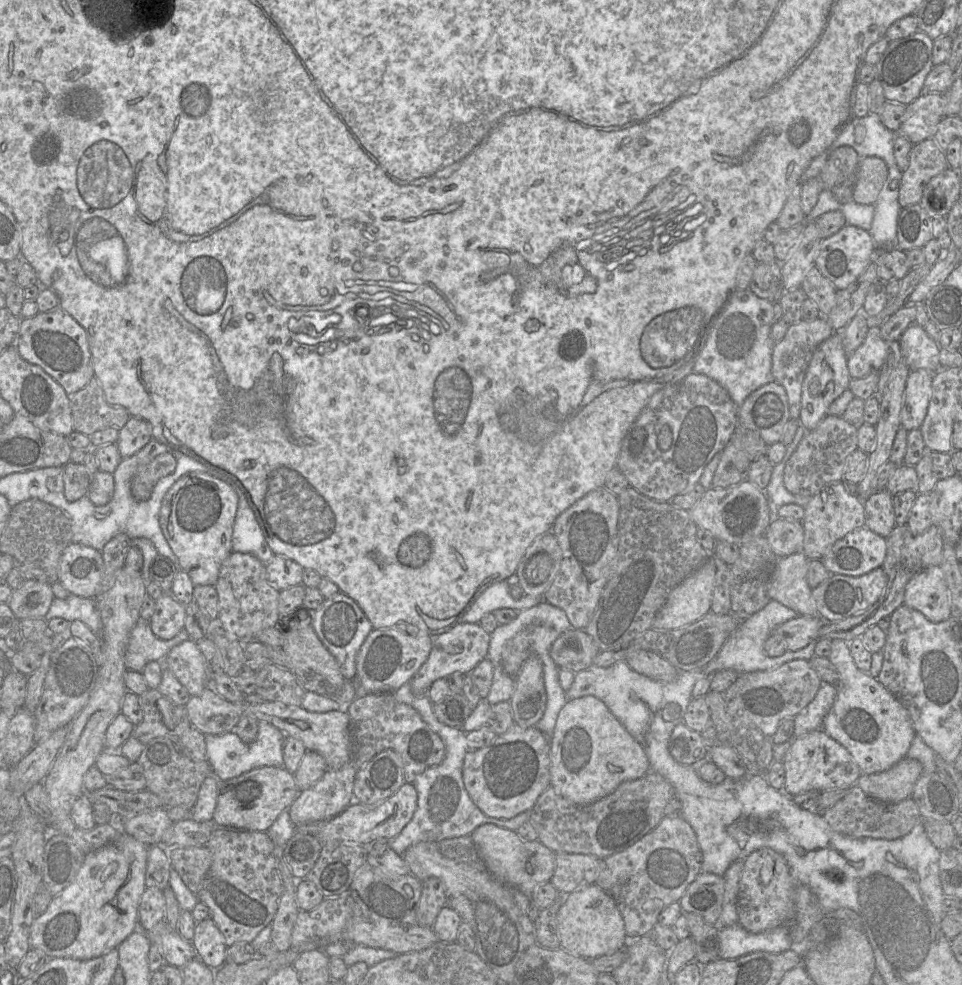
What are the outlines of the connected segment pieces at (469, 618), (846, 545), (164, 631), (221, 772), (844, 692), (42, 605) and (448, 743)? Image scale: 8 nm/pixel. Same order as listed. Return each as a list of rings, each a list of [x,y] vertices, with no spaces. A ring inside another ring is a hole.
[[[506,580],[495,582],[473,602],[461,621],[464,623],[479,623],[487,613],[493,613],[501,608],[510,608],[516,611],[525,610],[538,605],[543,596],[523,595],[520,599],[513,599]]]
[[[864,526],[837,540],[821,561],[831,574],[857,577],[882,567],[886,553],[886,538]]]
[[[163,593],[155,600],[154,612],[149,620],[150,627],[154,635],[163,640],[174,638],[185,626],[186,606],[178,602],[172,593]]]
[[[260,720],[258,734],[254,742],[244,743],[236,733],[205,735],[207,761],[218,780],[228,780],[252,769],[264,766],[283,767],[283,744],[286,735],[272,724]]]
[[[832,639],[829,660],[840,674],[834,703],[823,722],[823,729],[852,755],[862,774],[883,772],[907,756],[916,735],[905,706],[877,678],[856,666],[849,643]]]
[[[26,579],[7,603],[18,620],[44,618],[54,598],[51,585]]]
[[[466,733],[447,735],[445,739],[446,754],[441,764],[426,769],[412,783],[417,791],[418,804],[411,821],[390,842],[390,848],[403,856],[405,851],[419,842],[441,841],[448,838],[471,835],[484,824],[516,831],[530,820],[530,811],[524,811],[511,819],[492,818],[484,814],[469,796],[463,781],[464,758],[469,751]]]

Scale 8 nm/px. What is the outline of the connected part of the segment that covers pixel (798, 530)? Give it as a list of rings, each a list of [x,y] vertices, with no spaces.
[[[774,517],[764,535],[777,557],[803,552],[804,529],[802,521]]]

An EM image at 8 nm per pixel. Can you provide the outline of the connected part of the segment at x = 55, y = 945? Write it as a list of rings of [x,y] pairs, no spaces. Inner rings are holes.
[[[121,832],[111,844],[85,855],[73,881],[59,895],[53,897],[44,913],[35,917],[30,927],[30,946],[42,950],[49,958],[89,960],[116,949],[139,928],[138,907],[146,889],[145,874],[148,847],[136,838]]]

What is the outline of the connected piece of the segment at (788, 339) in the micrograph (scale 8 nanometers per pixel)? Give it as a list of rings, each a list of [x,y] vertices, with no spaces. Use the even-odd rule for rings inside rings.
[[[819,316],[813,320],[800,320],[798,323],[790,325],[783,339],[774,344],[772,350],[772,375],[774,381],[782,385],[786,390],[790,418],[799,419],[802,383],[815,350],[834,332],[826,317]]]

